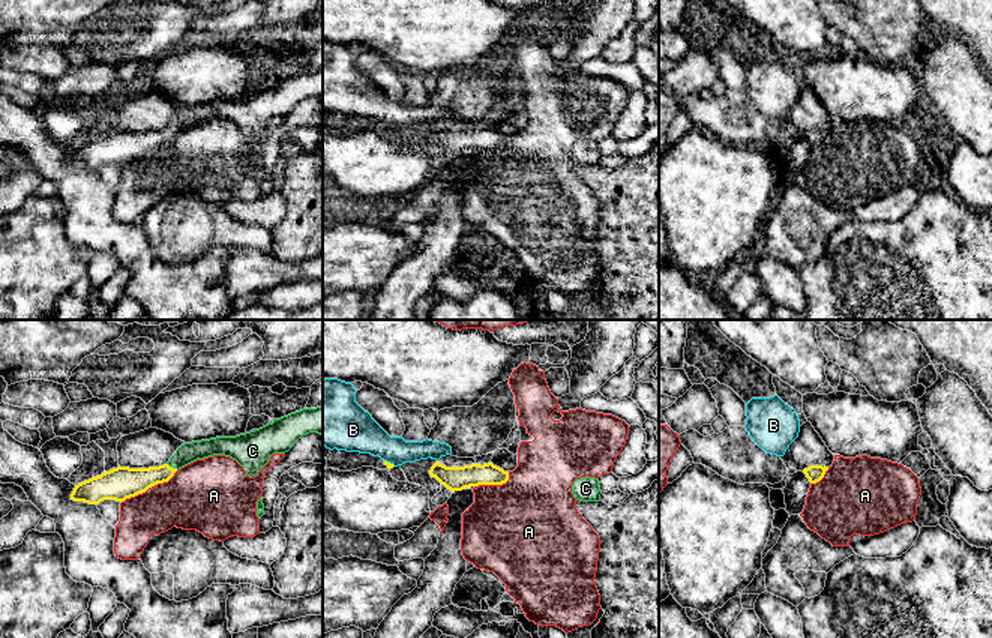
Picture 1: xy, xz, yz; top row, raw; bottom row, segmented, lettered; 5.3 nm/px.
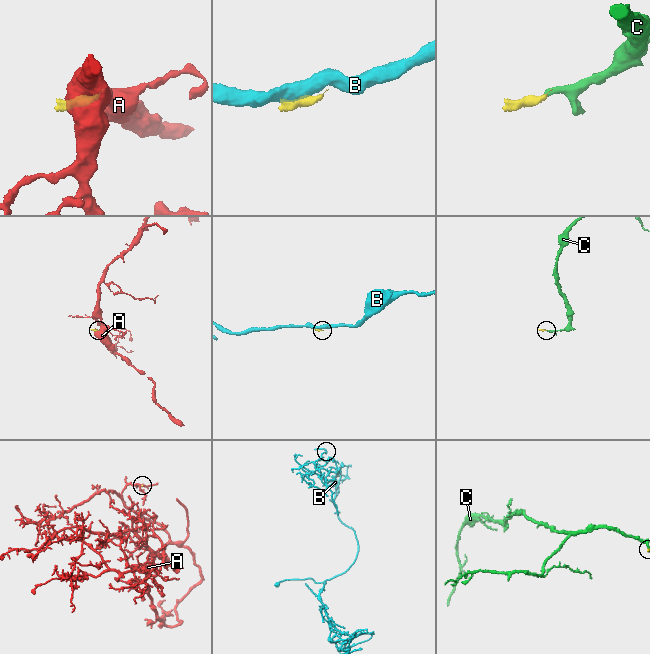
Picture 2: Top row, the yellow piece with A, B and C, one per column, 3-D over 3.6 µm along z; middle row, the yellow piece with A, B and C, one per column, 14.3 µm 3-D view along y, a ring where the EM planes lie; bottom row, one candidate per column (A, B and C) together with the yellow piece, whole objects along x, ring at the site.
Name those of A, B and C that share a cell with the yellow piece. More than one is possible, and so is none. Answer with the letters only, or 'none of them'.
C

